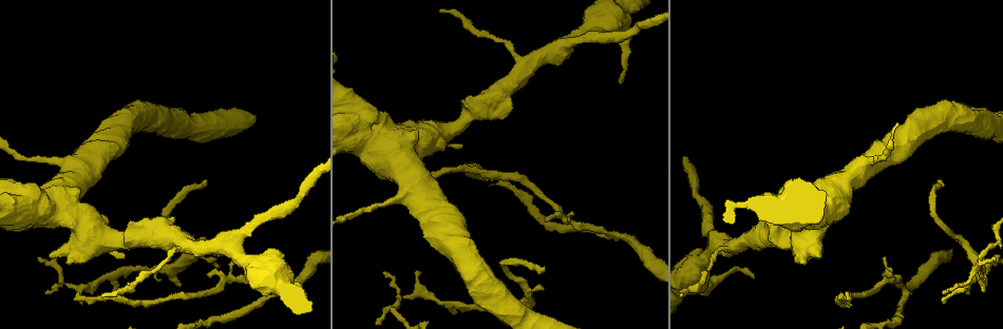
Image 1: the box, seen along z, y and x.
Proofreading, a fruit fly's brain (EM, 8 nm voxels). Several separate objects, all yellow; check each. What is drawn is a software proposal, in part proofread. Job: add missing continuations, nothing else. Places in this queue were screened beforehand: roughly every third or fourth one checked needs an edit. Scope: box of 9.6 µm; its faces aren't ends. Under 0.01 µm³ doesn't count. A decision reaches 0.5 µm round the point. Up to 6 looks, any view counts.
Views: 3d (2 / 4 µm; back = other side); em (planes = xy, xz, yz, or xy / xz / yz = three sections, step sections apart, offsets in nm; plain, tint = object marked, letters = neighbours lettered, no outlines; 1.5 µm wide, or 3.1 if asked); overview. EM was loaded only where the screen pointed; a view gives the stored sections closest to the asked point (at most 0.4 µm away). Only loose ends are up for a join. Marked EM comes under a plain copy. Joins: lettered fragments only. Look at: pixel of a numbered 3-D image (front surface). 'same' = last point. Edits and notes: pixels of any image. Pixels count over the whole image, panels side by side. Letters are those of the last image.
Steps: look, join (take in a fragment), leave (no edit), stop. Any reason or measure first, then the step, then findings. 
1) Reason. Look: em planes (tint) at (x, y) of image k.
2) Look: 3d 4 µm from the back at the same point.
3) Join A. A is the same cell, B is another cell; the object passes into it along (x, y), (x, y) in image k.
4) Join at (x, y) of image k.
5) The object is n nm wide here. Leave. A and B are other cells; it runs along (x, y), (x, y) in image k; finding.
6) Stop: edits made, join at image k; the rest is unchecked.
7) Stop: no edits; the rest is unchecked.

An open end. Look: em planes (letters) at (983, 292) of image 1.

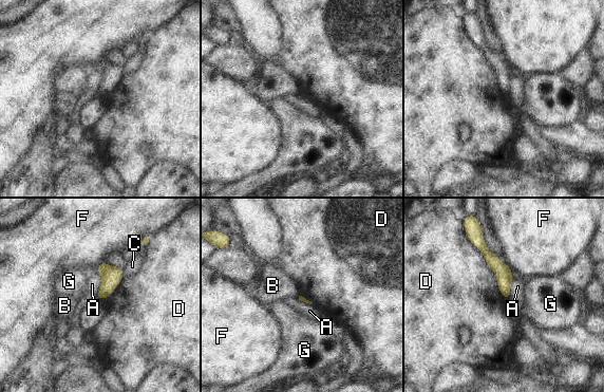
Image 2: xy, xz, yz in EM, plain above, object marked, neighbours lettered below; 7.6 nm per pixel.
Leave. A, B, C, D, F and G are other cells; it runs along (479, 242), (503, 272), (507, 295) in image 2; no lettered fragment goes on from it.

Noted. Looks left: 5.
Branch stops here. Look: em planes (letters) at (75, 298) of image 1.

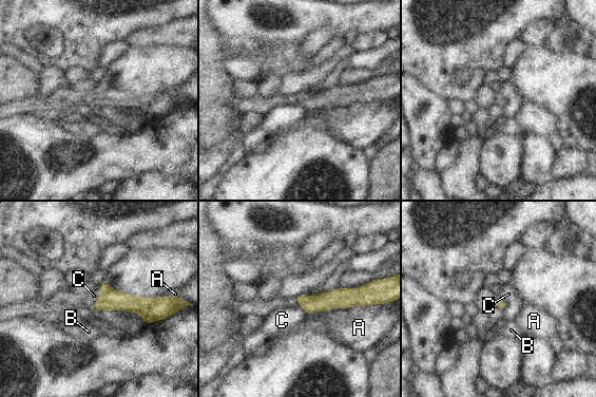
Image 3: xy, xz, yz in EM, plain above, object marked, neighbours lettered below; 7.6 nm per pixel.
Leave. A, B and C are other cells; it runs along (96, 305), (130, 303), (160, 307) in image 3; none of them fits.

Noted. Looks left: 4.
An open end. Look: em planes (letters) at (847, 205) of image 1.

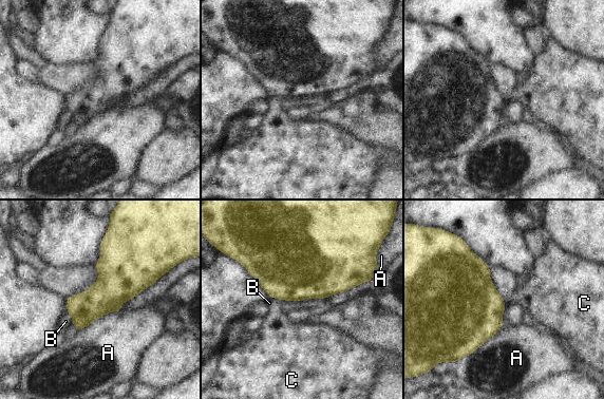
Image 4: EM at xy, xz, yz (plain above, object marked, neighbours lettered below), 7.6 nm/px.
Leave. A, B and C are other cells; a border runs along (123, 310), (99, 316), (78, 330) in image 4; none of them fits.

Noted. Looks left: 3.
Stop: no edits; the rest is unchecked.

